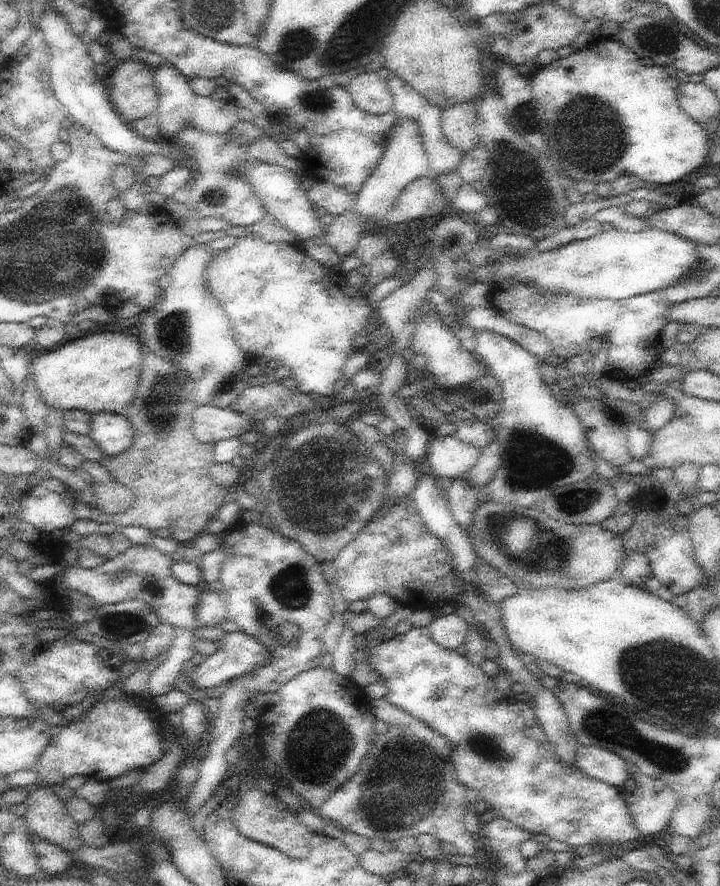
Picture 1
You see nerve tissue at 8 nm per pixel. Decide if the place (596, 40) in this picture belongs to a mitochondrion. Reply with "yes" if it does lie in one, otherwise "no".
no

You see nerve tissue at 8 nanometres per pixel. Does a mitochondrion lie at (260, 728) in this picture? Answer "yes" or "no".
no

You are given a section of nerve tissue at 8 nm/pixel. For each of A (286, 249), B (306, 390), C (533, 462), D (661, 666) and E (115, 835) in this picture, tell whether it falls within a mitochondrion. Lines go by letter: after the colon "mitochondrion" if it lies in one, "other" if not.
A: other
B: other
C: mitochondrion
D: mitochondrion
E: other

